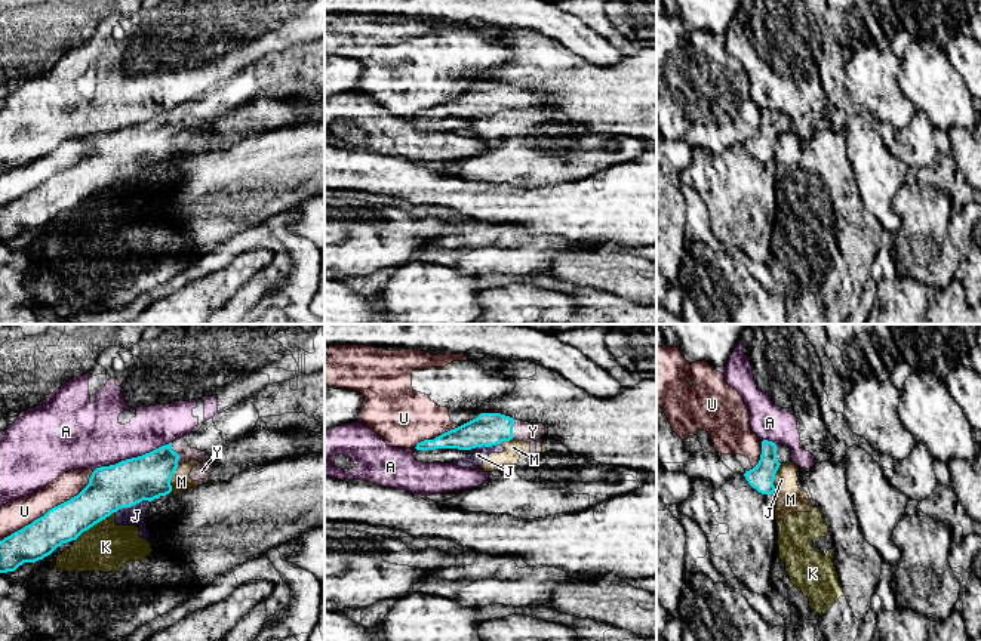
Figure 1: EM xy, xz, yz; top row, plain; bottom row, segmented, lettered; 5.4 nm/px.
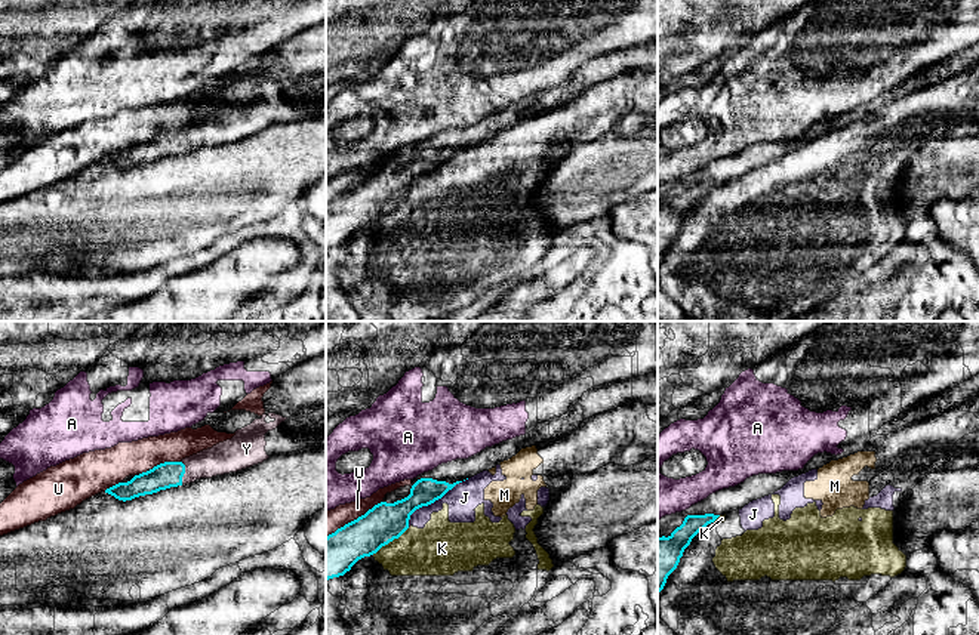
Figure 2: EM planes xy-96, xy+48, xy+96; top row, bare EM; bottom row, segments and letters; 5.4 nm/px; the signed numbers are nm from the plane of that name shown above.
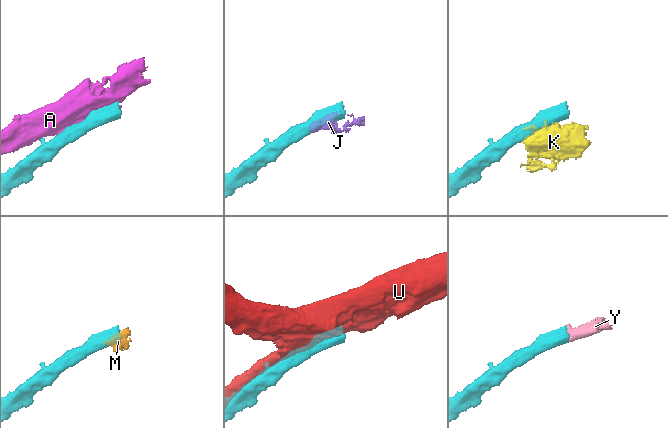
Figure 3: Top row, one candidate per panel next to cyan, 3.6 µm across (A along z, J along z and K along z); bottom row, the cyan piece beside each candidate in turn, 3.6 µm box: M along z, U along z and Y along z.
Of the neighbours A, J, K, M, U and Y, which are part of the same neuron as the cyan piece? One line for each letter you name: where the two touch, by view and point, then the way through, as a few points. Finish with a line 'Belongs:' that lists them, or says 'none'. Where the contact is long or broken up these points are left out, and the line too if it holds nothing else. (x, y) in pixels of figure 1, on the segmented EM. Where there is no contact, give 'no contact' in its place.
Y: contact xy (177, 453); way xy (147, 477), (166, 458), (177, 453), (197, 455), (202, 471)
Belongs: Y

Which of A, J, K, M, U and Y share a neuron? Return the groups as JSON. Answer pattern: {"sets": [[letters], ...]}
{"sets": [["A"], ["J", "K", "M"], ["U"], ["Y"]]}

